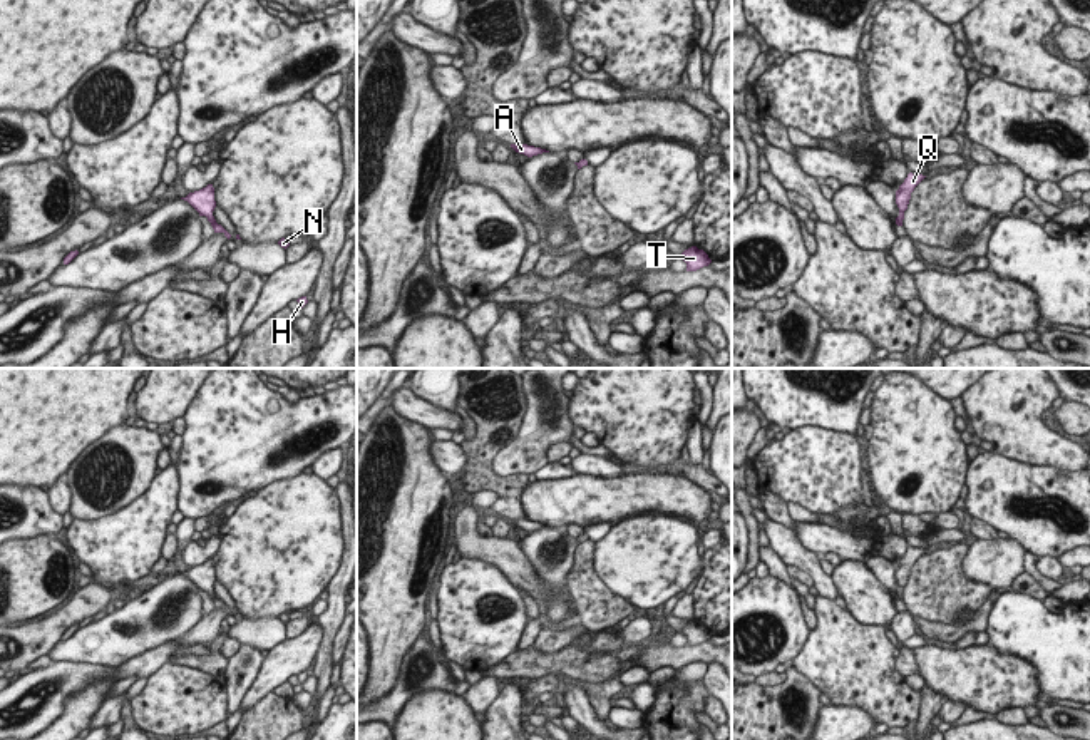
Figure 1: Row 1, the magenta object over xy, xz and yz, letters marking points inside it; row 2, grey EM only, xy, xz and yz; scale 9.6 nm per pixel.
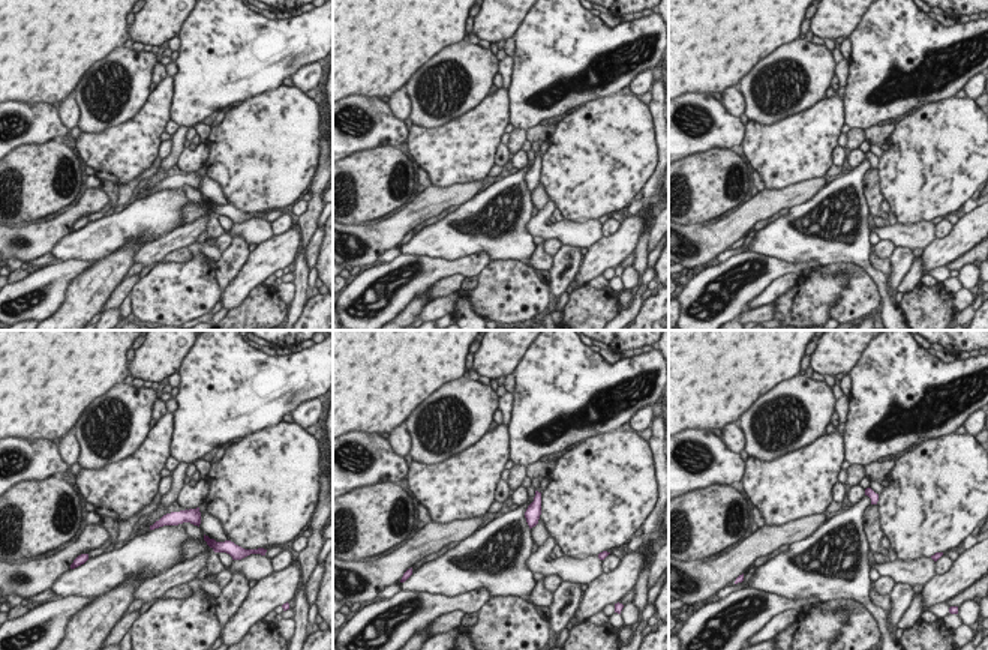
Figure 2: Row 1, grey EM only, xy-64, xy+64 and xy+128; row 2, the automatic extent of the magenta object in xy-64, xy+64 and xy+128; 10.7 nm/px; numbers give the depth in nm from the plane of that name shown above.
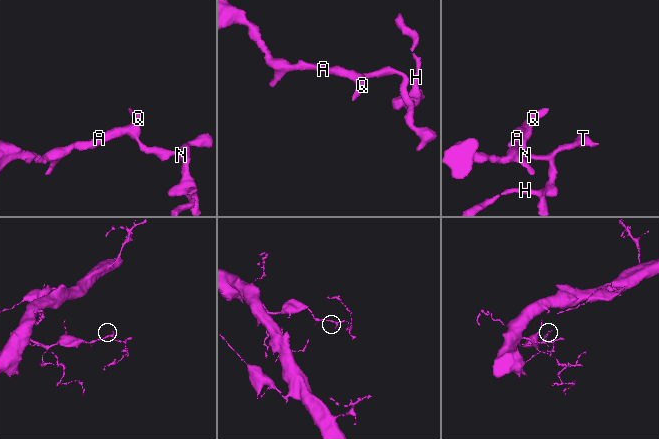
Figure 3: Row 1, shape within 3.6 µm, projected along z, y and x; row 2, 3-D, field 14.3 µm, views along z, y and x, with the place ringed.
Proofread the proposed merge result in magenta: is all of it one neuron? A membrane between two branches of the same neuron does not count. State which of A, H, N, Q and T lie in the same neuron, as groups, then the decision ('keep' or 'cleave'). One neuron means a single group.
groups A H N Q T; keep

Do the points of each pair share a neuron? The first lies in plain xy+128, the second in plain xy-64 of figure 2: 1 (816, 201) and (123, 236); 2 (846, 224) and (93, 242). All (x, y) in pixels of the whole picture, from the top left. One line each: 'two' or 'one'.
1: one
2: one

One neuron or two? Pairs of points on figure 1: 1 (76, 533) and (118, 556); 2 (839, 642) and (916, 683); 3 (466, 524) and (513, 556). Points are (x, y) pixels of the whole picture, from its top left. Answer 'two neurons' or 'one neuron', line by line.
1: one neuron
2: two neurons
3: one neuron

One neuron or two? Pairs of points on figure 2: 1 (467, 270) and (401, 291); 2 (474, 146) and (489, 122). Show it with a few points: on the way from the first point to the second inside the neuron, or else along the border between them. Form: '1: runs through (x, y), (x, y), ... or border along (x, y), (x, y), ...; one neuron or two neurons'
1: runs through (450, 267), (438, 267), (417, 275); one neuron
2: runs through (474, 140), (483, 128); one neuron

